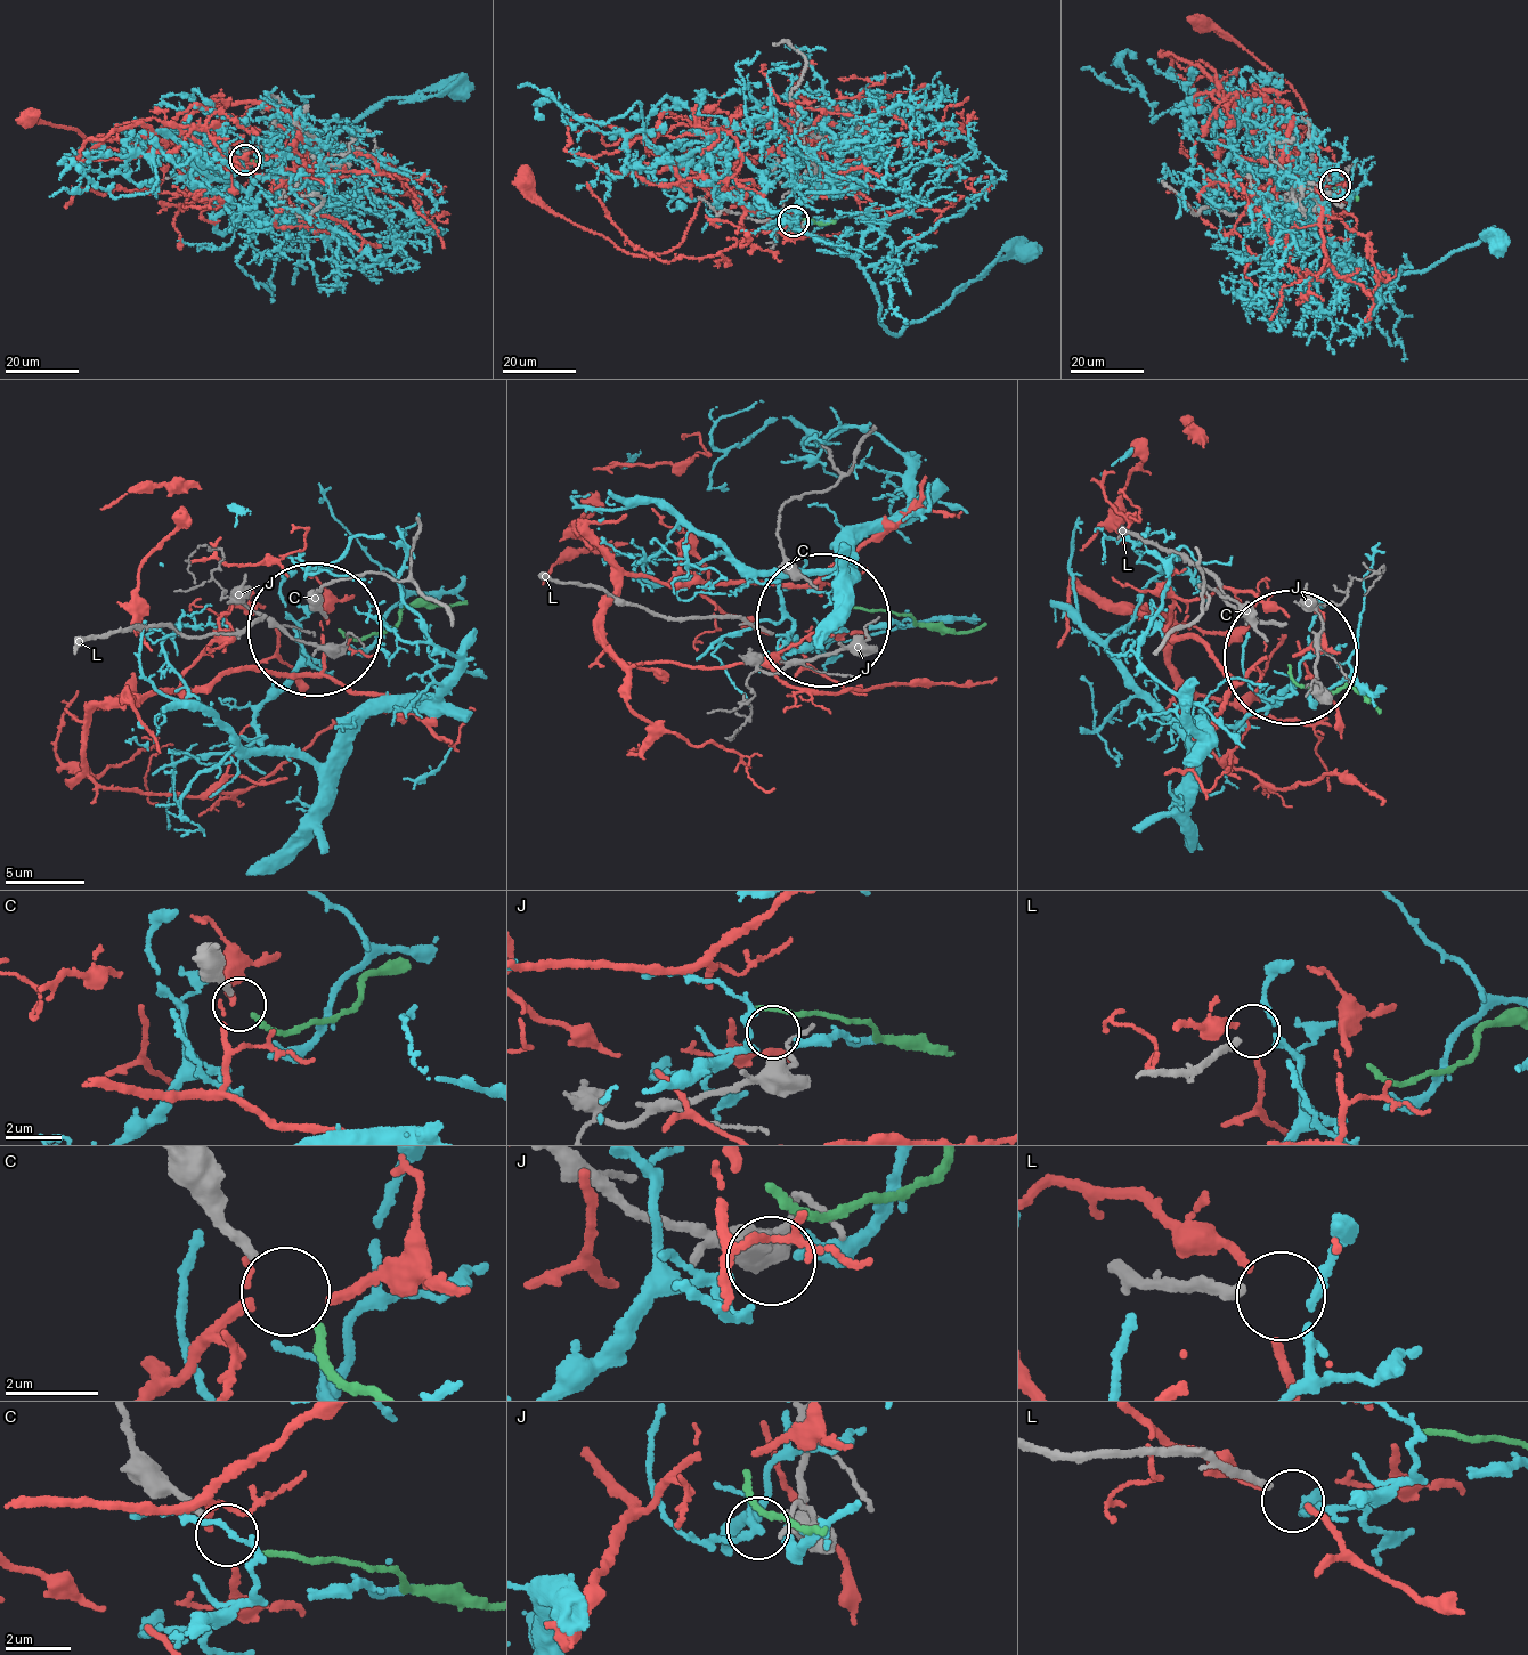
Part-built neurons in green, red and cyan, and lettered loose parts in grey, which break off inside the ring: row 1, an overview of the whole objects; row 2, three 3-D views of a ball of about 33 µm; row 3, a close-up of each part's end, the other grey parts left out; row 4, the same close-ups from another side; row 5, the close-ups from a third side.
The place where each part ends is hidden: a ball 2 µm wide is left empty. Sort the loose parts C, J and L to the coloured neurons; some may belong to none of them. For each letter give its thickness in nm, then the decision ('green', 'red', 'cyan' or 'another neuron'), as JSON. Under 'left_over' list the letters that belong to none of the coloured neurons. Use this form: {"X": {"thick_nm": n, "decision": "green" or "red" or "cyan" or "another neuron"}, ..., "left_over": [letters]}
{"C": {"thick_nm": 200, "decision": "green"}, "J": {"thick_nm": 400, "decision": "another neuron"}, "L": {"thick_nm": 240, "decision": "another neuron"}, "left_over": ["J", "L"]}

